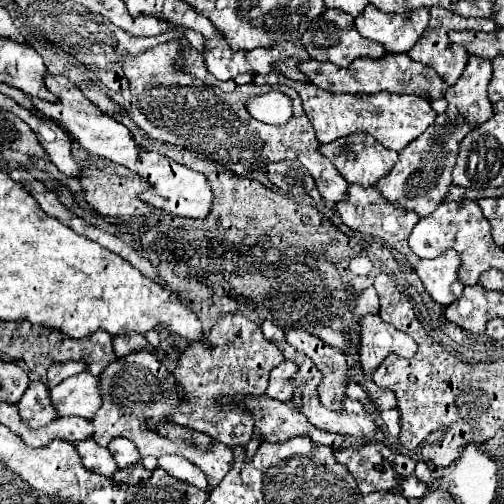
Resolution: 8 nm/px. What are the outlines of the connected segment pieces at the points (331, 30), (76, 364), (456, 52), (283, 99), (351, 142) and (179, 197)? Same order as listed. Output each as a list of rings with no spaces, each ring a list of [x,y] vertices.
[[[324,11],[316,19],[312,19],[310,27],[302,35],[302,45],[306,47],[308,55],[316,61],[328,61],[338,67],[348,67],[356,57],[370,57],[370,59],[380,59],[386,51],[382,43],[364,39],[356,27],[354,27],[354,17],[344,13],[344,11]]]
[[[72,361],[72,363],[54,363],[50,369],[48,369],[48,387],[56,387],[58,383],[62,383],[64,379],[72,377],[72,375],[78,375],[86,371],[86,365],[80,363],[80,361]]]
[[[432,7],[430,9],[430,25],[426,31],[424,31],[421,39],[416,43],[416,47],[412,47],[408,51],[408,55],[414,59],[414,61],[420,61],[424,65],[432,65],[432,69],[436,69],[436,73],[444,79],[444,83],[448,87],[452,87],[458,77],[462,75],[464,67],[466,67],[466,57],[468,53],[464,51],[464,48],[454,46],[451,44],[448,38],[448,31],[464,31],[464,29],[478,29],[478,31],[496,31],[496,23],[492,19],[474,19],[474,17],[460,17],[448,9],[440,9],[440,7]]]
[[[268,91],[246,101],[248,113],[268,125],[284,125],[292,117],[292,101],[282,91]]]
[[[354,133],[348,137],[340,137],[332,143],[322,143],[318,151],[332,161],[332,165],[340,171],[340,175],[352,185],[358,183],[362,187],[374,187],[378,179],[382,179],[396,163],[398,153],[392,149],[386,149],[382,143],[378,143],[372,135],[366,133]]]
[[[48,73],[44,77],[44,83],[46,83],[46,89],[56,95],[58,101],[48,103],[48,101],[42,101],[42,99],[30,97],[34,109],[40,111],[42,115],[46,115],[48,119],[52,119],[56,125],[64,127],[70,133],[72,141],[80,143],[90,155],[110,159],[118,165],[128,167],[130,171],[134,171],[142,179],[146,179],[150,183],[150,187],[140,195],[140,199],[144,203],[156,207],[156,209],[164,209],[172,215],[182,215],[182,217],[198,219],[198,217],[208,215],[210,203],[212,203],[212,191],[210,191],[210,185],[204,179],[204,175],[200,175],[200,173],[196,173],[196,171],[192,171],[184,165],[178,165],[176,161],[172,161],[168,157],[162,157],[158,153],[150,153],[150,151],[138,147],[134,137],[130,135],[130,131],[122,123],[110,119],[98,107],[94,107],[84,97],[84,93],[74,87],[74,83],[68,77]]]

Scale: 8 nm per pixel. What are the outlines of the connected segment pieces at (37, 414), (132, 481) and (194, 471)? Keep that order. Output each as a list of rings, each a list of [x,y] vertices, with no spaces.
[[[32,381],[28,385],[26,393],[18,401],[18,407],[22,419],[34,429],[48,425],[52,419],[56,419],[56,411],[48,399],[48,387],[42,381]]]
[[[138,463],[138,465],[132,465],[128,469],[118,469],[112,479],[118,485],[122,485],[122,483],[124,485],[136,485],[142,481],[142,473],[144,473],[144,467],[142,467],[142,463]]]
[[[162,455],[162,469],[170,475],[174,475],[176,479],[182,479],[182,481],[190,481],[192,485],[200,487],[200,489],[210,492],[211,488],[206,483],[206,477],[204,473],[192,465],[188,459],[180,457],[180,455]]]

